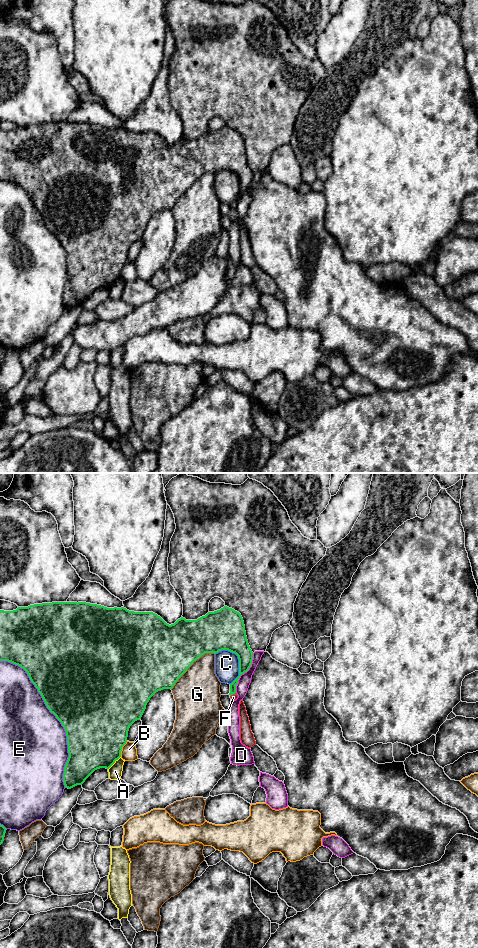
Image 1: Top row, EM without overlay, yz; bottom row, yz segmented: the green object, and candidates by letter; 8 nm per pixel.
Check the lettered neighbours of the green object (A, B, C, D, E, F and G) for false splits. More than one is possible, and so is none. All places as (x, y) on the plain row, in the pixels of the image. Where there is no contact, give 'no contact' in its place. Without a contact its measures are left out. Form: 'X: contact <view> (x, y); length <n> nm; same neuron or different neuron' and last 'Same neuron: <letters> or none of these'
A: contact yz (114, 282); length 150 nm; different neuron
B: contact yz (121, 269); length 140 nm; different neuron
C: contact yz (239, 183); length 300 nm; different neuron
D: contact yz (244, 192); length 360 nm; different neuron
E: contact yz (56, 237); length 1150 nm; different neuron
F: contact yz (232, 214); length 60 nm; same neuron
G: contact yz (191, 184); length 460 nm; different neuron
Same neuron: F

